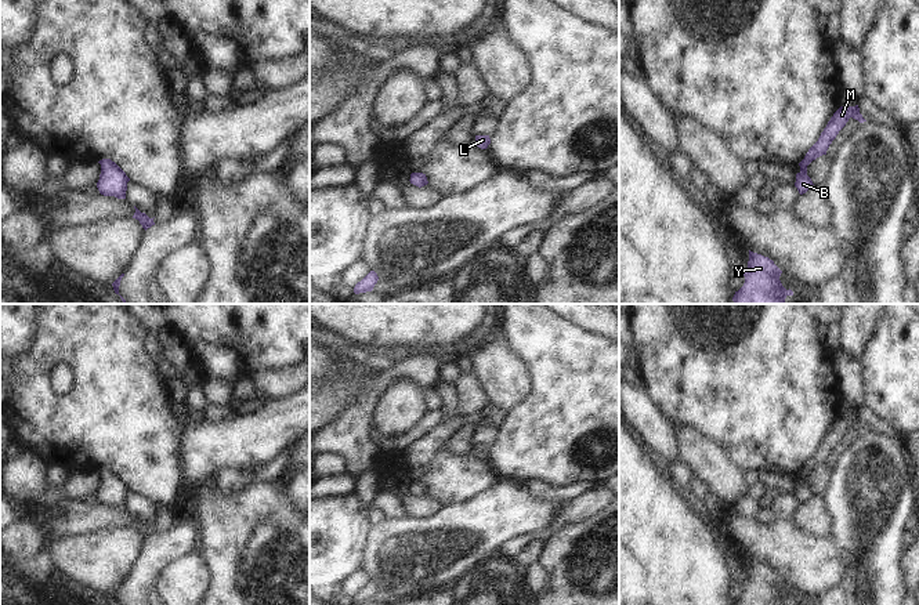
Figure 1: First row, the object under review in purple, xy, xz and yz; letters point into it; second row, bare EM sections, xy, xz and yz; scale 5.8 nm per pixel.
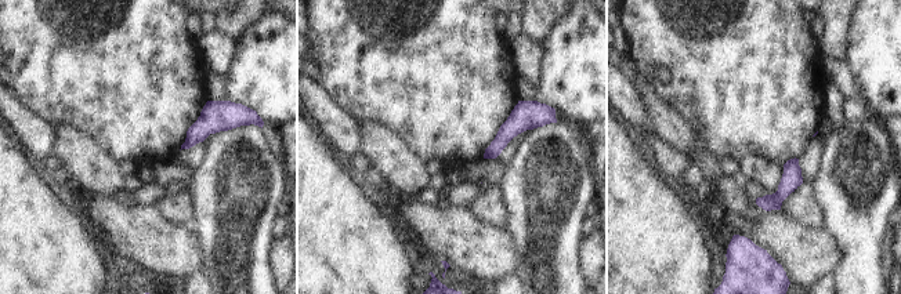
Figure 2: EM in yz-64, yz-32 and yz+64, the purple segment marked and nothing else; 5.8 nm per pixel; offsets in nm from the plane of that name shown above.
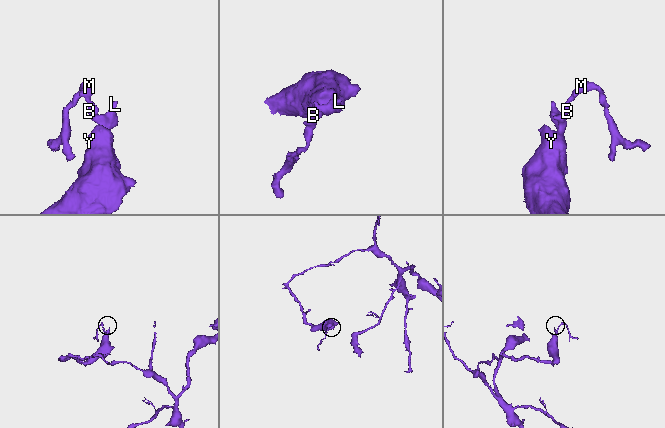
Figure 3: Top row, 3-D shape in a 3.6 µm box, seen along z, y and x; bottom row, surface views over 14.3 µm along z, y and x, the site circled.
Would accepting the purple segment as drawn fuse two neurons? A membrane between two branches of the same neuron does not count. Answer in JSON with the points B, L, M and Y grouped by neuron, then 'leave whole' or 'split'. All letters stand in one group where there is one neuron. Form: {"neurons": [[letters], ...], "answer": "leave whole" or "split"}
{"neurons": [["B", "L", "M", "Y"]], "answer": "leave whole"}

